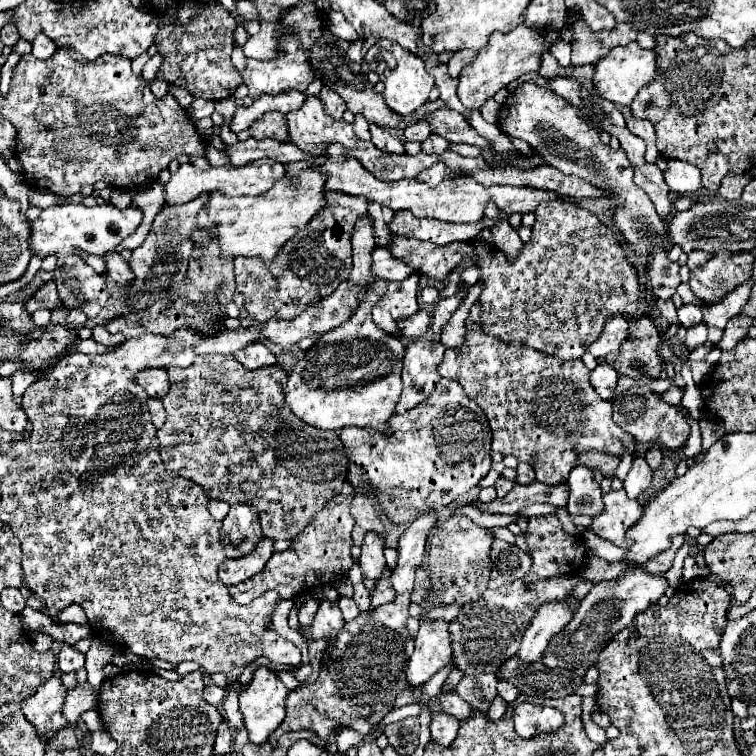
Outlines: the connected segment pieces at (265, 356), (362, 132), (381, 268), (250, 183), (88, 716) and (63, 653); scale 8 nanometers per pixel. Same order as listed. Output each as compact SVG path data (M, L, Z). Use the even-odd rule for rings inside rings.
M251 343L251 345L247 345L245 349L241 349L241 351L235 353L235 359L239 363L243 363L243 367L249 369L249 371L255 371L255 369L261 369L261 367L277 363L275 355L263 343Z
M355 115L353 127L355 127L355 133L357 133L357 137L359 137L361 141L367 141L367 139L371 137L371 135L369 135L369 121L367 121L363 115Z
M375 247L371 255L373 255L373 275L375 277L381 277L385 281L403 281L407 275L415 273L409 265L389 255L385 247Z
M261 159L247 163L243 167L233 167L233 165L223 165L223 167L209 167L209 169L197 169L189 163L179 163L179 169L171 173L169 183L165 185L165 205L181 205L187 201L193 201L199 197L203 191L213 193L221 191L227 197L237 197L237 195L261 195L265 193L275 181L280 180L285 175L285 165L272 159Z
M91 709L91 711L85 711L83 715L81 715L81 719L85 721L85 725L89 727L89 731L99 731L101 729L101 717L99 717L99 713L97 713L97 709Z
M63 643L59 655L57 655L57 663L59 663L59 669L63 673L71 673L71 671L79 671L85 663L85 655L81 651L77 651L75 647Z

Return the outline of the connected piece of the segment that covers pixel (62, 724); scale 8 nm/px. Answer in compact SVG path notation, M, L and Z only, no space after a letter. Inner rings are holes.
M55 673L49 681L45 681L37 693L21 703L21 709L29 723L37 729L39 737L51 741L53 735L67 727L67 721L61 713L65 701L65 687L61 685L61 673Z

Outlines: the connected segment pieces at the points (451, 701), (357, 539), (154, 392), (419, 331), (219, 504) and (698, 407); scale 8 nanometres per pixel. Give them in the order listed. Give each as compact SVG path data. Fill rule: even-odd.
M443 693L443 695L439 697L439 701L441 701L441 709L443 709L445 713L453 715L453 717L465 719L465 715L471 713L471 711L469 711L469 705L467 705L457 693L451 693L451 695Z
M357 493L351 501L351 515L355 519L355 529L353 529L353 543L357 547L361 547L363 537L369 529L373 529L379 535L385 535L385 527L381 523L381 517L375 509L375 505L371 503L369 495L365 493Z
M145 369L137 373L135 379L153 399L161 399L169 391L169 377L165 369Z
M417 311L413 317L407 317L401 321L401 335L407 339L421 339L425 337L427 329L431 325L431 315L427 311Z
M209 501L209 513L213 515L213 519L223 521L223 517L229 513L229 503L225 503L225 501Z
M683 364L681 373L683 373L683 379L686 382L686 391L682 398L682 405L691 411L691 413L693 413L693 417L695 417L695 420L698 421L703 415L702 406L704 405L700 394L700 389L697 387L692 378L689 364Z

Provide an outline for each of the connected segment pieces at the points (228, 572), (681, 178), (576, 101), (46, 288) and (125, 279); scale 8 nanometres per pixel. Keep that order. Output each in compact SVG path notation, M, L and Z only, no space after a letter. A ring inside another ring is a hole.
M263 537L261 545L257 545L257 549L249 553L249 557L237 557L237 561L225 559L219 567L219 579L225 585L237 585L241 581L247 581L249 577L253 577L253 573L259 573L265 567L269 557L275 553L273 545L275 541Z
M677 159L669 161L669 167L665 171L665 183L669 185L669 191L679 193L679 195L683 195L683 193L693 195L703 187L699 169L693 167L691 163L677 161Z
M555 77L555 79L549 81L549 89L551 89L555 95L559 95L559 97L567 99L569 103L573 103L575 107L581 107L581 105L583 105L583 103L581 103L581 95L579 95L581 91L579 91L579 85L577 85L575 79Z
M55 281L45 283L25 305L27 305L27 311L29 311L29 313L35 313L35 311L39 311L39 309L49 309L49 311L59 309L59 307L61 307L61 297L59 297L59 293L57 293Z
M105 253L105 261L107 261L107 275L109 275L109 279L113 279L113 281L117 281L121 285L131 285L135 281L133 271L121 259L119 253Z

